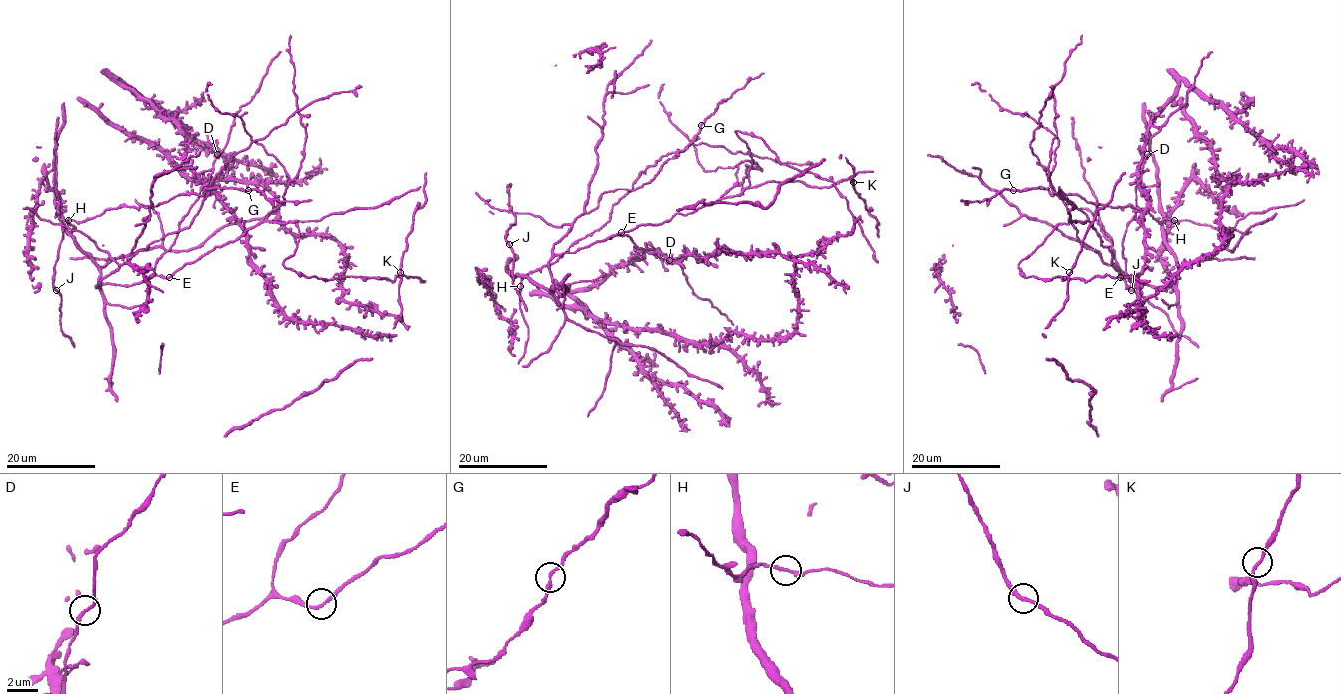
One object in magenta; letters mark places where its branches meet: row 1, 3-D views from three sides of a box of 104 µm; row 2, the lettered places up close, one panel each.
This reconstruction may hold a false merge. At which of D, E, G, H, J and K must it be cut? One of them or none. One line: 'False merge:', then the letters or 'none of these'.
False merge: none of these

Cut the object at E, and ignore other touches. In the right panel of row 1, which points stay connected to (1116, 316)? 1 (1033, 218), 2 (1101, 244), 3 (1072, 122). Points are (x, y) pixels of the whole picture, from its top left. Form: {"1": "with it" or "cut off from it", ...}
{"1": "with it", "2": "cut off from it", "3": "with it"}

